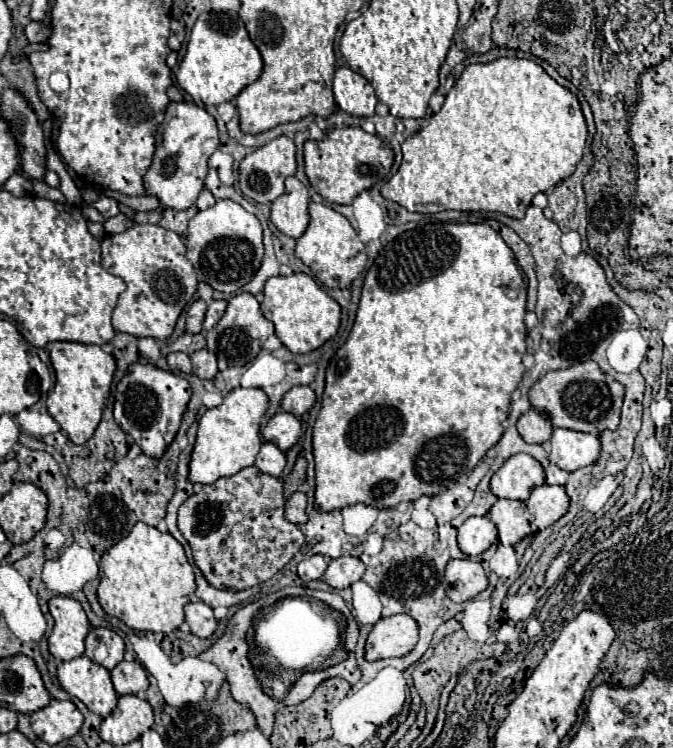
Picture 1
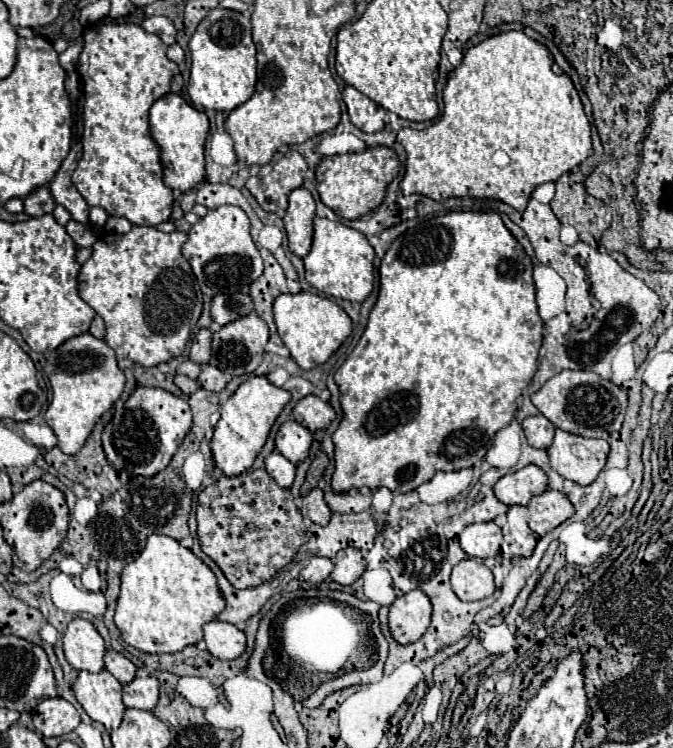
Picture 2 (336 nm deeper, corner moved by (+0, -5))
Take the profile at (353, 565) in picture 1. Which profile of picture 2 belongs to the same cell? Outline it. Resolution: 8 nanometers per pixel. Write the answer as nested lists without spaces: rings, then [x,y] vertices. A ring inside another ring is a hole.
[[[342,549],[336,555],[334,561],[334,571],[332,571],[332,579],[340,585],[352,585],[366,569],[366,561],[362,557],[362,553],[358,549]]]

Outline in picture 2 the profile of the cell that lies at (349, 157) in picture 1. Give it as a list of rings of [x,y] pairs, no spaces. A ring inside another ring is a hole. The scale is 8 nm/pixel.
[[[368,147],[360,153],[324,157],[316,167],[316,189],[326,207],[342,219],[358,219],[374,211],[386,193],[388,183],[398,175],[398,155],[390,147]]]

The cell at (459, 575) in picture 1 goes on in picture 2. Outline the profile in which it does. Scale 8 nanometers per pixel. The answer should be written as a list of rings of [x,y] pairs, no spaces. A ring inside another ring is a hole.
[[[464,559],[452,569],[452,589],[460,601],[480,601],[494,593],[492,571],[480,559]]]

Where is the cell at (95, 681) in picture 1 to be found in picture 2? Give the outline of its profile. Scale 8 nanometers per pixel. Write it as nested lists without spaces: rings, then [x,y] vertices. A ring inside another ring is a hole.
[[[102,669],[100,673],[80,671],[72,691],[84,711],[108,731],[116,729],[122,723],[126,705],[122,703],[122,685],[118,679]]]

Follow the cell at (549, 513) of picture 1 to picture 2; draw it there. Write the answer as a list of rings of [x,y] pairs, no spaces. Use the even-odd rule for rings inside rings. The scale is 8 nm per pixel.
[[[546,489],[542,495],[530,499],[528,511],[530,511],[530,529],[542,537],[552,529],[556,529],[560,523],[564,523],[574,513],[574,507],[564,493]]]

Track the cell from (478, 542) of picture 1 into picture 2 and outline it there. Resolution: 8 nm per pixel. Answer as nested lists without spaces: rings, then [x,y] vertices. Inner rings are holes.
[[[494,521],[472,523],[472,525],[466,525],[464,531],[460,533],[460,545],[464,553],[472,559],[494,557],[500,553],[502,531]]]

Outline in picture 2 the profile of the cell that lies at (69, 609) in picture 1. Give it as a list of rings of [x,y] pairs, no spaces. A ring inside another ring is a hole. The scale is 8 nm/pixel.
[[[76,617],[68,623],[68,629],[64,633],[64,655],[74,669],[86,669],[90,673],[102,671],[104,651],[104,639],[90,621]]]

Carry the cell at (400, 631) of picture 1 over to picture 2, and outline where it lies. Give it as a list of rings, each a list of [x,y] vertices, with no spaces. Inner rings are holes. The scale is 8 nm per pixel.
[[[414,589],[404,597],[398,597],[390,605],[388,613],[388,627],[394,641],[398,645],[416,643],[428,629],[430,615],[432,615],[432,605],[422,591]]]

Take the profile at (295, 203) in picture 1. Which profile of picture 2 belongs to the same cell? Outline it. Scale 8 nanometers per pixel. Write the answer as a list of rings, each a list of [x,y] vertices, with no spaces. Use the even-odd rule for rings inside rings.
[[[298,187],[288,195],[288,209],[284,215],[284,227],[288,233],[288,247],[294,255],[304,257],[312,245],[312,219],[314,199],[308,189]]]

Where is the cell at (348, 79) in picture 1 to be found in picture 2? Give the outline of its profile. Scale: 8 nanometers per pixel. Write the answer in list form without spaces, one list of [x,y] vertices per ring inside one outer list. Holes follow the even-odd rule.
[[[346,87],[342,93],[342,99],[348,107],[348,115],[350,121],[364,133],[376,133],[380,129],[384,129],[384,117],[386,111],[374,103],[372,99],[368,99],[364,93],[360,93],[354,87]]]

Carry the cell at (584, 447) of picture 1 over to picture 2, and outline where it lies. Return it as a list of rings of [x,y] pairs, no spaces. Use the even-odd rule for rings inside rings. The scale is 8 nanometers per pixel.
[[[556,429],[554,441],[548,447],[548,457],[550,467],[564,479],[590,485],[602,471],[608,451],[610,447],[604,439],[586,439]]]

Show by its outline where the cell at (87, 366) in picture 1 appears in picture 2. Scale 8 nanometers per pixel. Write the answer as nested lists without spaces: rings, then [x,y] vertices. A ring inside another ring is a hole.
[[[82,333],[48,353],[44,373],[52,385],[52,401],[44,419],[50,429],[54,429],[60,451],[74,455],[82,449],[102,413],[106,413],[120,397],[124,389],[124,371],[116,365],[114,349],[108,347],[106,341],[96,339],[90,333]]]

